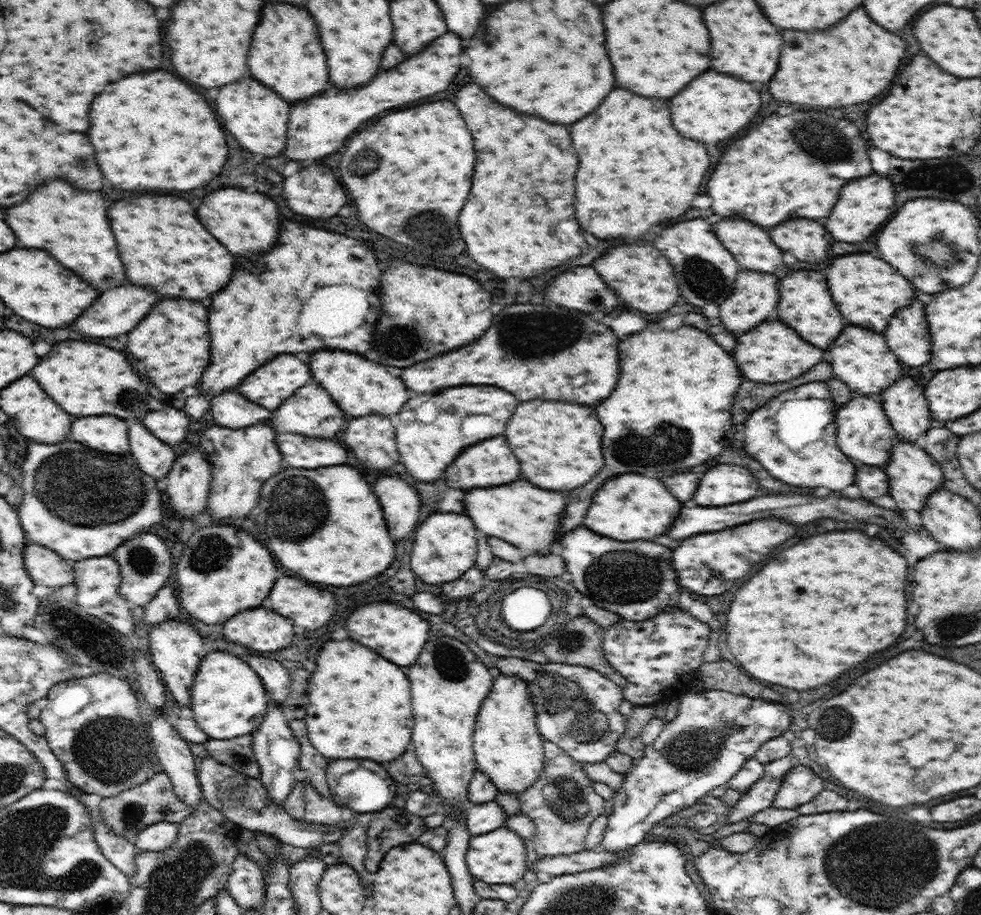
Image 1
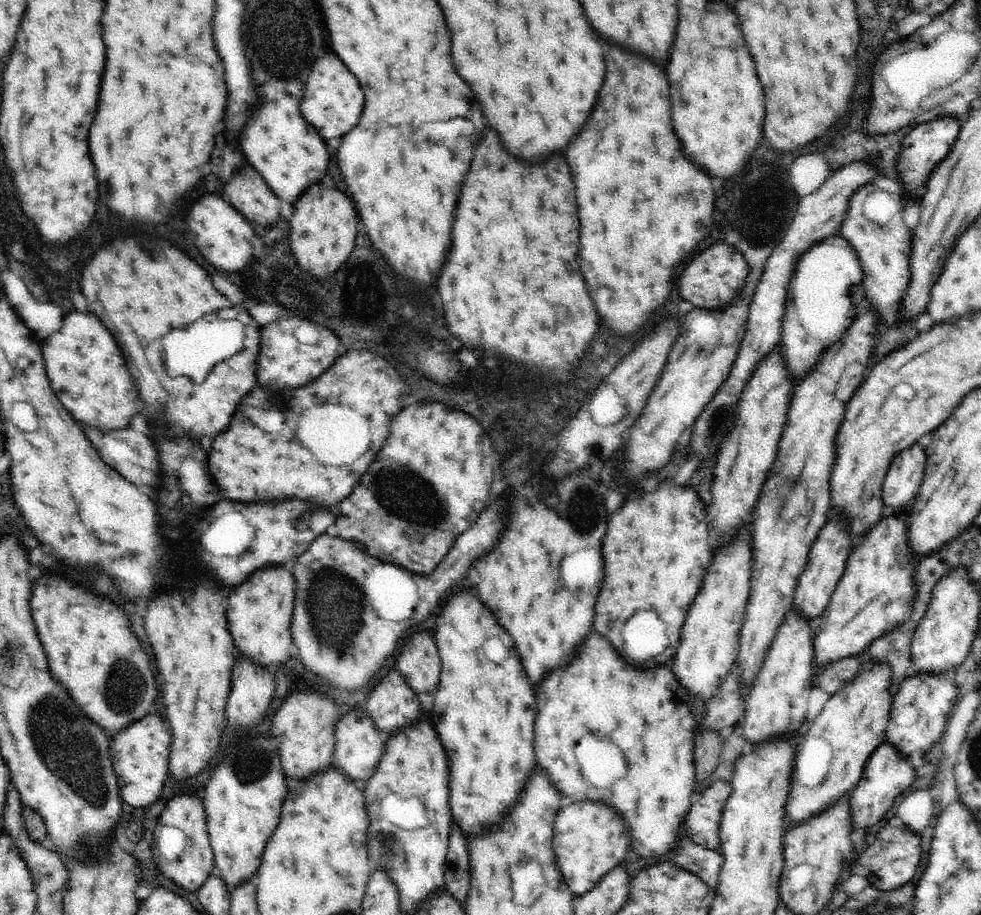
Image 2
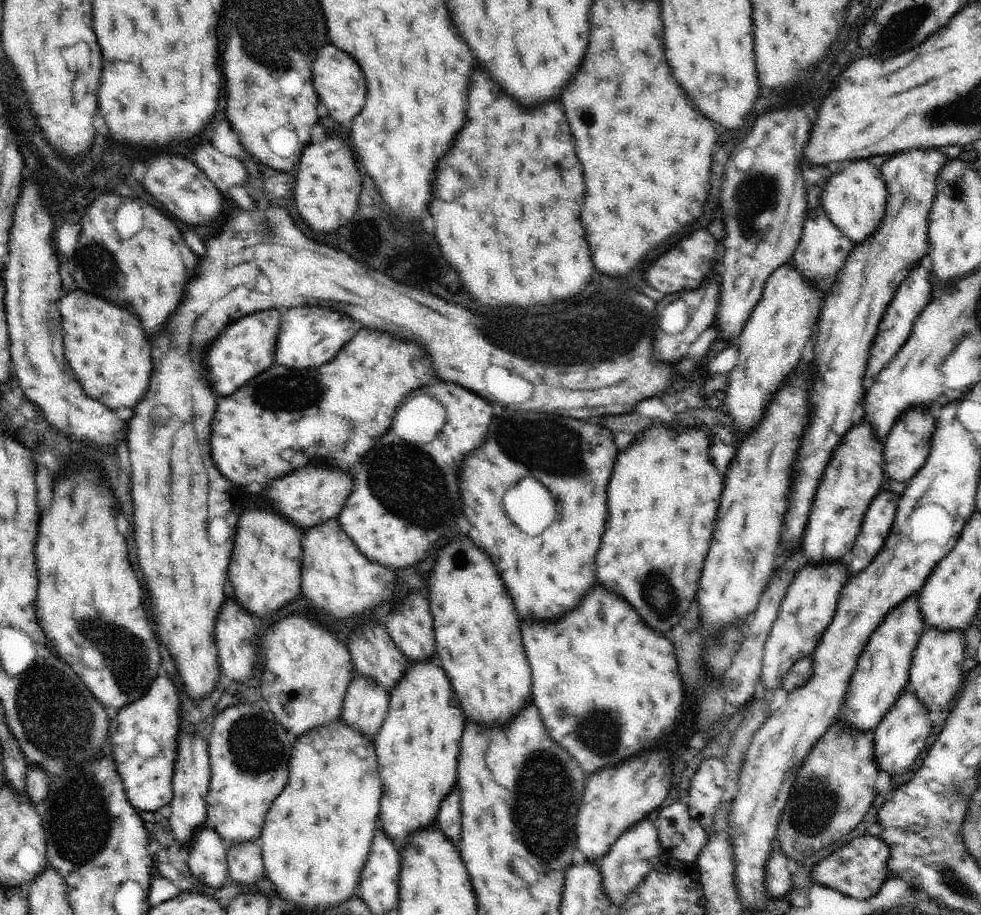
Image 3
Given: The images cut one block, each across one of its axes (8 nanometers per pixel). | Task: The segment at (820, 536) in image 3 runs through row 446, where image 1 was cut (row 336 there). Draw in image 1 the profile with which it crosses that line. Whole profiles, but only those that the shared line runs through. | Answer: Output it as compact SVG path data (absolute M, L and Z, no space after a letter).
M846 326L842 334L836 338L836 342L830 344L830 352L834 376L846 382L848 388L856 395L879 397L885 388L900 378L902 368L898 358L888 348L886 338L872 330L864 330L860 326Z

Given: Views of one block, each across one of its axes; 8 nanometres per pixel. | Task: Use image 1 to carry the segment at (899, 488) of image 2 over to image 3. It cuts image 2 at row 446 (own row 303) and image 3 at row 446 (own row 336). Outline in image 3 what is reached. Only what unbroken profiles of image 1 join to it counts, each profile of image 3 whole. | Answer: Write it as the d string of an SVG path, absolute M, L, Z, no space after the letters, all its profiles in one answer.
M916 406L916 410L908 410L902 418L896 420L896 426L892 426L888 438L886 438L886 450L884 450L884 460L886 460L886 472L890 478L896 480L910 480L926 462L930 454L930 440L934 434L936 418L926 406Z

